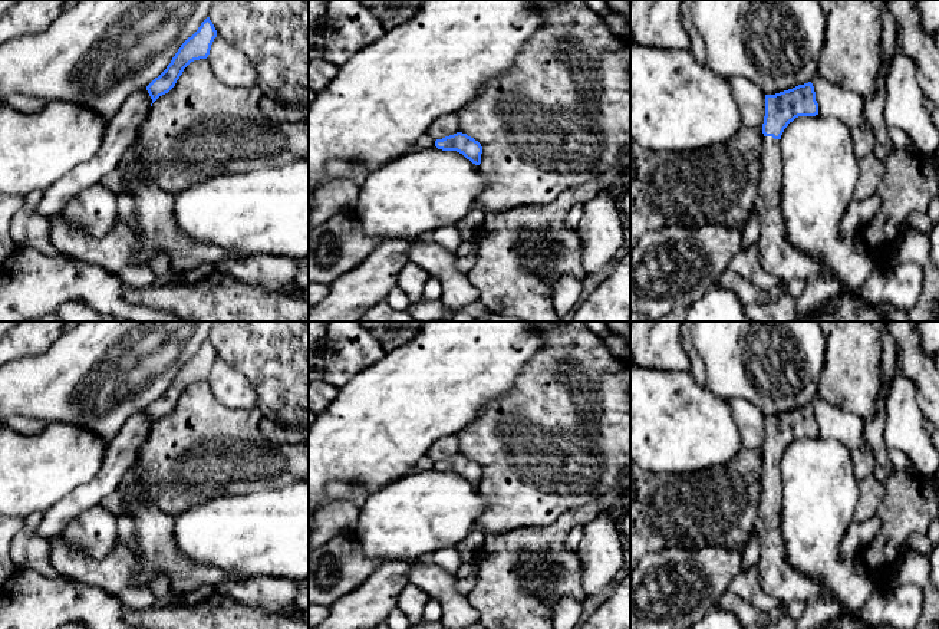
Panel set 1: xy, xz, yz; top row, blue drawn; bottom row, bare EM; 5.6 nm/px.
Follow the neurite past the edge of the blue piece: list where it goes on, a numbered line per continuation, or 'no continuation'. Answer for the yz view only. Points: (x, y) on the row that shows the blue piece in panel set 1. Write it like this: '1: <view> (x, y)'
1: yz (777, 256)

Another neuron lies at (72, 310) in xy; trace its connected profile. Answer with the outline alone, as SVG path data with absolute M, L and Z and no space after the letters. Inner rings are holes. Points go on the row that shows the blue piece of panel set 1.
M67 302L52 313L27 322L129 322L122 317L102 314L82 302Z

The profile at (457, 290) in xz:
M425 237L414 238L409 248L409 261L425 269L431 277L442 283L442 303L457 312L464 306L481 300L480 290L470 281L468 274L458 270L462 260Z

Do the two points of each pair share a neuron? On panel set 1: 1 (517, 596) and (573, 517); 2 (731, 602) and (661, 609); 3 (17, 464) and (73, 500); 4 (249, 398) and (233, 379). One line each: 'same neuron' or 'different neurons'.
1: same neuron
2: different neurons
3: different neurons
4: same neuron

